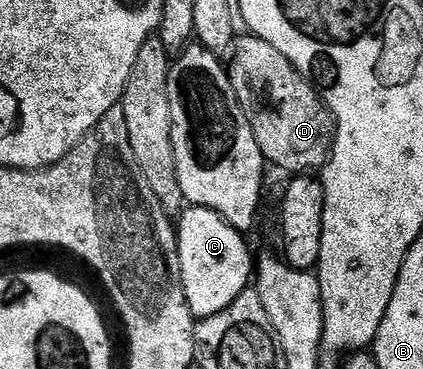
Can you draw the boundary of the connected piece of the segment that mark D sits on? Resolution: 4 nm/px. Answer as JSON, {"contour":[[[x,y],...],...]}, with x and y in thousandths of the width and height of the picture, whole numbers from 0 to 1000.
{"contour":[[[603,98],[560,100],[534,187],[553,260],[610,379],[636,453],[683,461],[683,474],[719,477],[764,453],[785,412],[790,333],[749,241],[629,108]]]}

